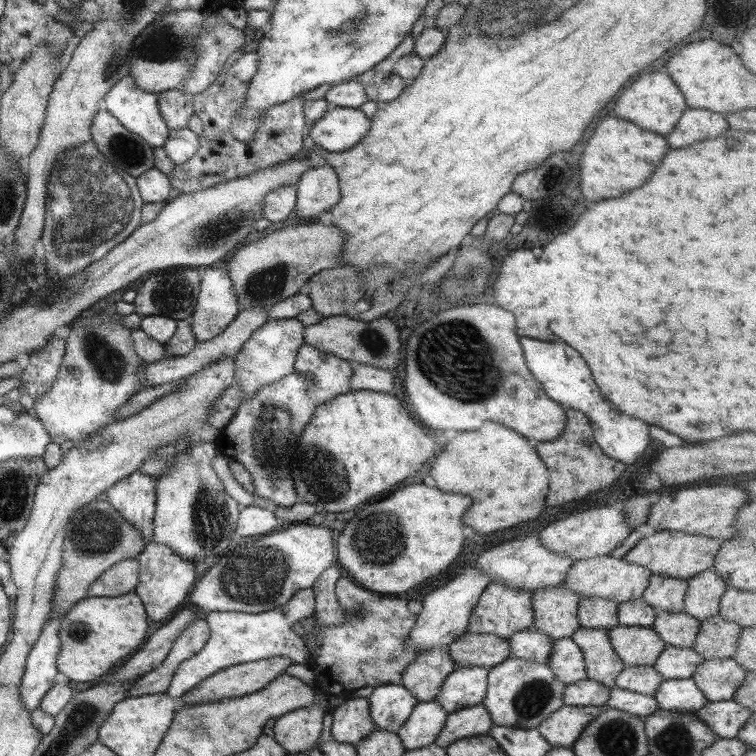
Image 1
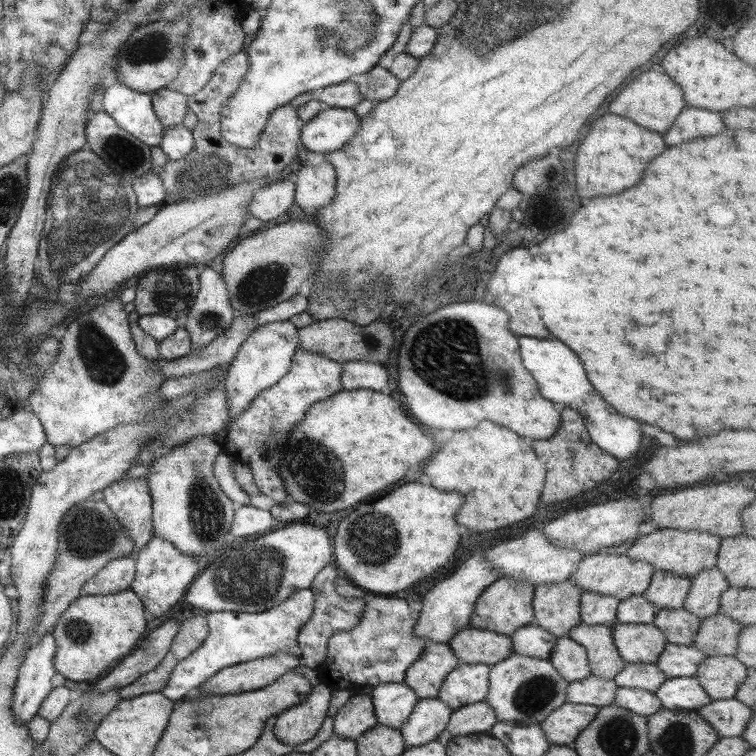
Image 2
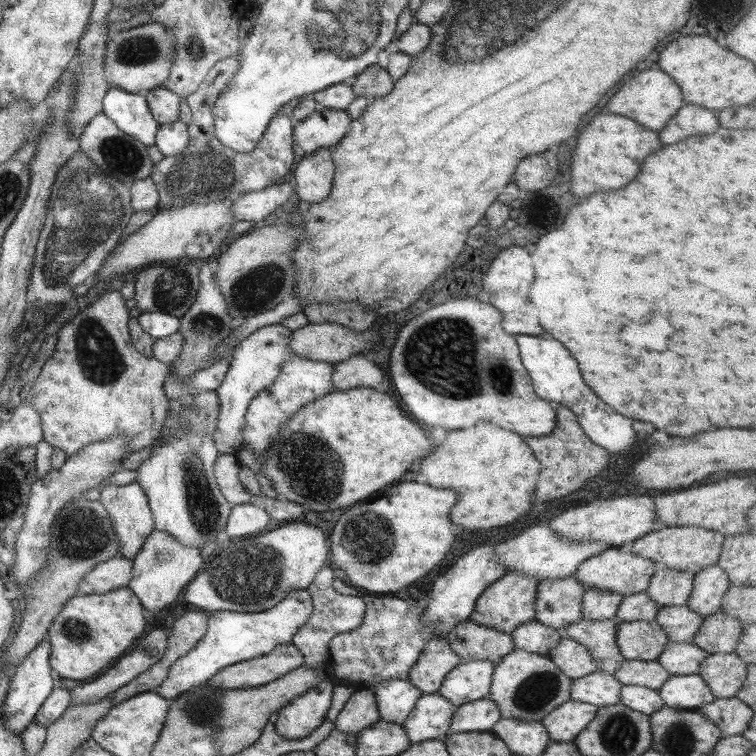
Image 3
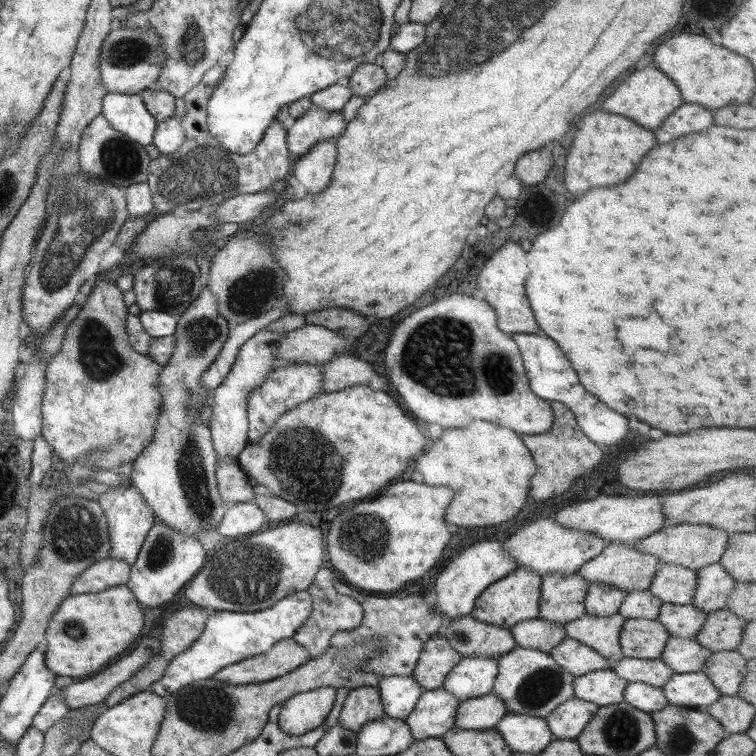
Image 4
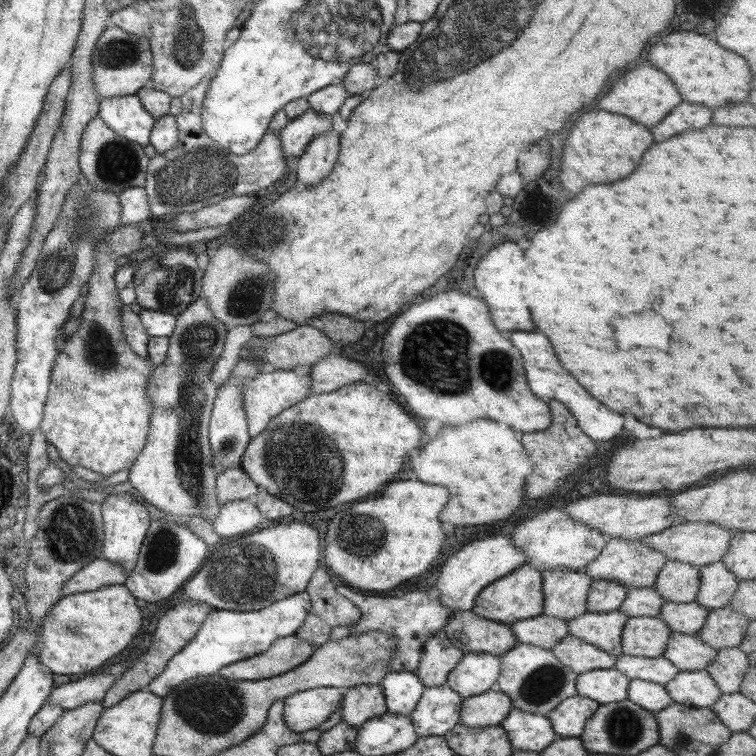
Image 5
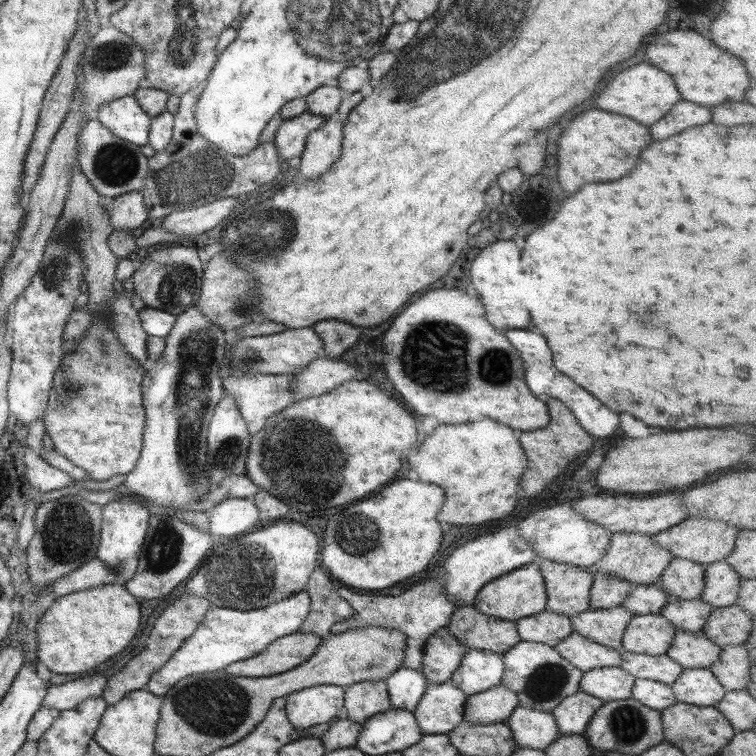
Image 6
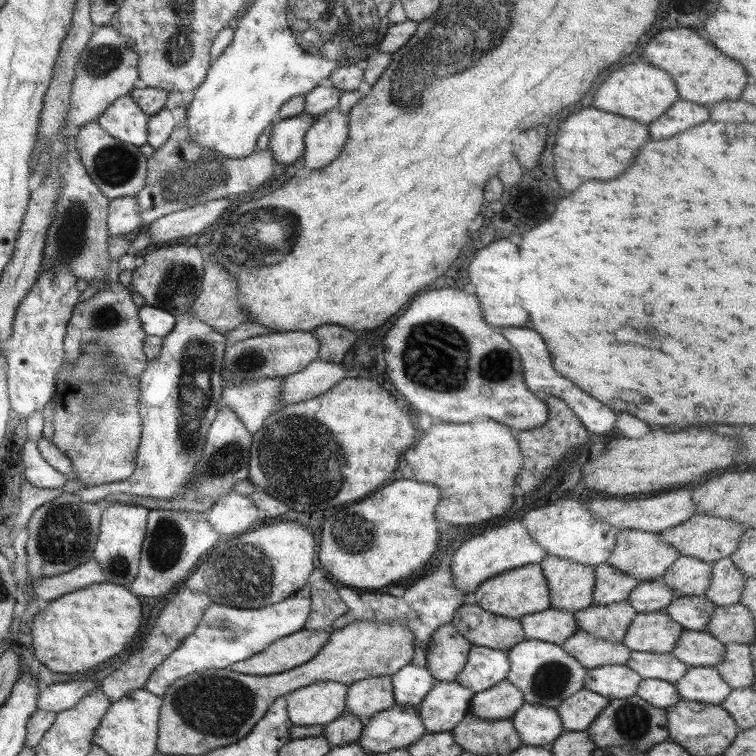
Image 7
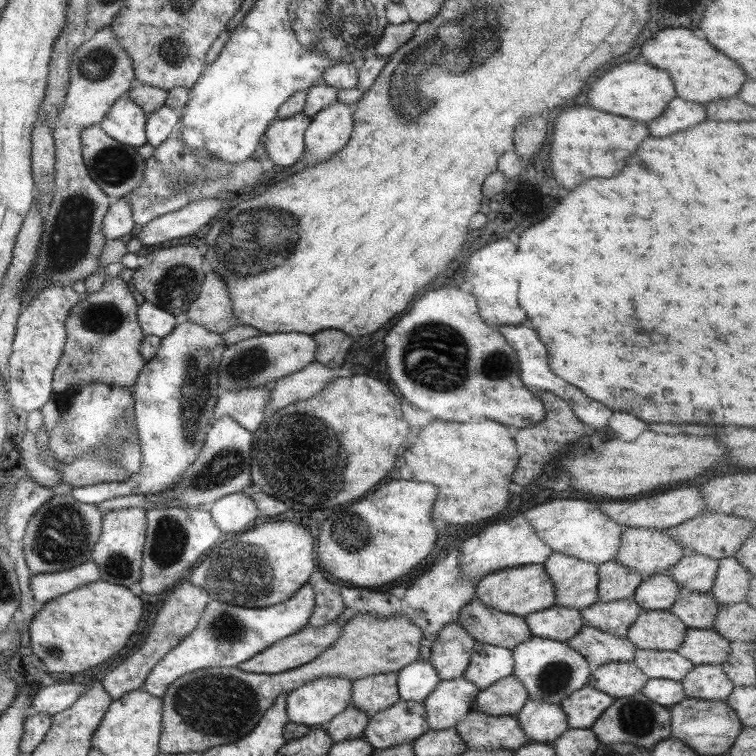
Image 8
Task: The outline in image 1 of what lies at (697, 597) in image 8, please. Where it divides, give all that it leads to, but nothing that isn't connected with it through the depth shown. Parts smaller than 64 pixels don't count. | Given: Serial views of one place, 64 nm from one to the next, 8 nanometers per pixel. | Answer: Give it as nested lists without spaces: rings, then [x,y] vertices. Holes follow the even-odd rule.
[[[660,611],[651,629],[668,646],[692,649],[700,622],[684,612]]]

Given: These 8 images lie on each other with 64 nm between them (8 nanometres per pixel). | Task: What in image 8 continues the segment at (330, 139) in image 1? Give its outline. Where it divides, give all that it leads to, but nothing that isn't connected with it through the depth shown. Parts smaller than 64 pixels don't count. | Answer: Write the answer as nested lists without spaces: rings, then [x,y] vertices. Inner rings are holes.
[[[302,112],[289,118],[273,119],[264,132],[265,155],[277,166],[291,166],[304,149],[304,130],[310,117]]]

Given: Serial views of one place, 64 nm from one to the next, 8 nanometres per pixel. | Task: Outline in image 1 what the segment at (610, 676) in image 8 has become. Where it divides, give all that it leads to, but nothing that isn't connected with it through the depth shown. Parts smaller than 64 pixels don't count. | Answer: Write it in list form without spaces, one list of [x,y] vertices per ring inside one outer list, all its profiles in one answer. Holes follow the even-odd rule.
[[[587,678],[566,685],[562,694],[565,706],[598,706],[603,708],[609,698],[610,689]]]

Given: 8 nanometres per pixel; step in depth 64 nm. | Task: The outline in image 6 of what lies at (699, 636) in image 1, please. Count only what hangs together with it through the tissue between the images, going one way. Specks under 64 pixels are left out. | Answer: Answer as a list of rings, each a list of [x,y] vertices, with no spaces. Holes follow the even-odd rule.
[[[737,605],[713,608],[701,633],[721,649],[726,645],[741,645],[751,630],[750,616]]]

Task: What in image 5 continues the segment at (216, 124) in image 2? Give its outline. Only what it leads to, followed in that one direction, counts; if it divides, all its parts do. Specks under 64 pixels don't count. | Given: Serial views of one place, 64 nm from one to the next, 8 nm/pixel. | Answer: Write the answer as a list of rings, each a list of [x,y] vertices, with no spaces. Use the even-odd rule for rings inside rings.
[[[201,79],[201,82],[179,97],[182,107],[181,112],[175,116],[178,128],[177,144],[171,150],[156,154],[148,160],[143,188],[153,220],[173,218],[183,212],[195,212],[199,208],[221,202],[227,196],[259,192],[261,188],[271,186],[286,172],[280,136],[269,129],[265,131],[257,146],[243,155],[234,155],[220,148],[203,132],[200,116],[210,79]]]

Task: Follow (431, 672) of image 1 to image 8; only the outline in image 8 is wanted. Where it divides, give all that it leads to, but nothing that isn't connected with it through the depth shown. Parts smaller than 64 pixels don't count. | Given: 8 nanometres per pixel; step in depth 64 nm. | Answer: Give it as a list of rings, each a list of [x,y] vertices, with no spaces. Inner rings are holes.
[[[456,622],[441,626],[433,639],[427,660],[438,680],[453,680],[461,677],[475,644],[476,641]]]

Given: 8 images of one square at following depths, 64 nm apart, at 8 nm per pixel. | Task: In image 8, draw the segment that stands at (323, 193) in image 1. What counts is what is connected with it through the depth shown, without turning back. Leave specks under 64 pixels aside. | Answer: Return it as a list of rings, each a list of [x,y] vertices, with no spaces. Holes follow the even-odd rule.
[[[336,102],[314,114],[304,130],[304,148],[314,164],[329,160],[349,140],[352,121],[351,104]]]

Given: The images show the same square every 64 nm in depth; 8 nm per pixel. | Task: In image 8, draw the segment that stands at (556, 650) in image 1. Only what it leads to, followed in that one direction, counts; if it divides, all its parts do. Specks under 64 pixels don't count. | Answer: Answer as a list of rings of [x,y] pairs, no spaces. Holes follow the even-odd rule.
[[[585,625],[566,644],[588,662],[591,671],[609,662],[629,662],[636,650],[625,636],[605,634]]]

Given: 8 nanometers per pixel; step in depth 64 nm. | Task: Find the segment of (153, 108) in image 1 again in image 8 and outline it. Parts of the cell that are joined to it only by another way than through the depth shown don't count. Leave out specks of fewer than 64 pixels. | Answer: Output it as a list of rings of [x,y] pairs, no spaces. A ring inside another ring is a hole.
[[[123,94],[116,98],[98,125],[109,138],[137,148],[146,143],[145,123],[146,114]]]

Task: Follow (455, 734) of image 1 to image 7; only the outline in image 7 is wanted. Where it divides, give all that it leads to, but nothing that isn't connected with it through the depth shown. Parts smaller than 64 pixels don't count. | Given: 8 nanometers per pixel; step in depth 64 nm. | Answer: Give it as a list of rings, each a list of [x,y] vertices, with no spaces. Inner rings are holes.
[[[503,679],[471,696],[468,712],[481,720],[510,719],[523,703],[521,692],[507,679]]]

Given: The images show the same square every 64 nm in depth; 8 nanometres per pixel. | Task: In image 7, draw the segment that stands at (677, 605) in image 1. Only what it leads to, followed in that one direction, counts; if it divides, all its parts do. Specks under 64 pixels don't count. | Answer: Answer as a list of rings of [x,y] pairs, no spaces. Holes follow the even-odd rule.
[[[679,554],[661,579],[676,596],[703,595],[709,586],[711,563]]]

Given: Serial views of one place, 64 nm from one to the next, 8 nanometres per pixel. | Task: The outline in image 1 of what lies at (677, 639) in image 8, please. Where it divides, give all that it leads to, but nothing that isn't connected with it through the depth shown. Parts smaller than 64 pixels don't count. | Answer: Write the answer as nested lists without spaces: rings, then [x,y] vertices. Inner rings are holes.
[[[617,625],[607,630],[613,653],[627,666],[652,666],[666,644],[650,628]]]

